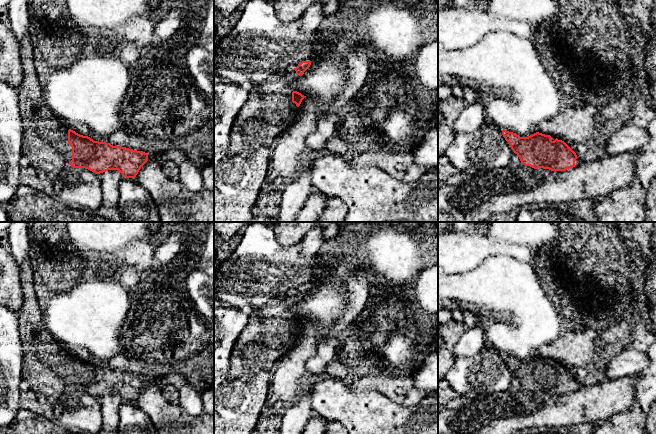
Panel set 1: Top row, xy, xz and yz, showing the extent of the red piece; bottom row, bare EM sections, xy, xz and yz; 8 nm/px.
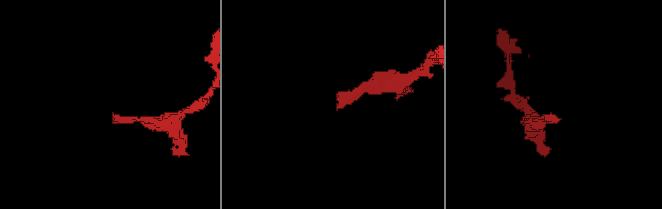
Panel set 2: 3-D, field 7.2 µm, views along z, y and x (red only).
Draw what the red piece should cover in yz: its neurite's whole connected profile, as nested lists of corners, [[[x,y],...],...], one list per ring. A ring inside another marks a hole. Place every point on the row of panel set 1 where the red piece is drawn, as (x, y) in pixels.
[[[502,130],[502,135],[525,166],[565,171],[582,162],[564,141],[555,136],[536,132],[528,137],[520,137],[506,130]]]

